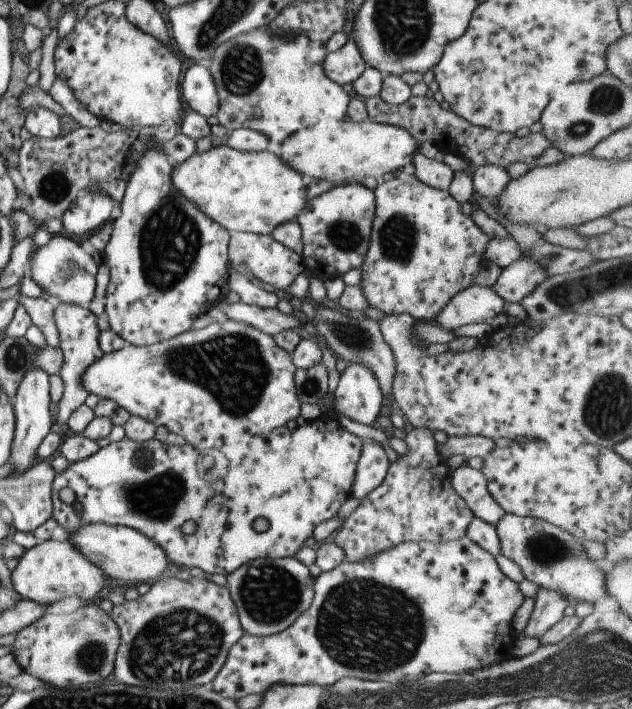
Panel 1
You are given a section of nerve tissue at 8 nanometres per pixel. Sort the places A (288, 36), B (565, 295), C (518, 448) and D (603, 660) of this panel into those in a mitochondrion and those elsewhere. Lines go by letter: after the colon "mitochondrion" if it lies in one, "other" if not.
A: other
B: mitochondrion
C: other
D: mitochondrion

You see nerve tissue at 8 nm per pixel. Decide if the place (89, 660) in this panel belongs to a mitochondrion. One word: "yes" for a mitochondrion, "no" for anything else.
yes

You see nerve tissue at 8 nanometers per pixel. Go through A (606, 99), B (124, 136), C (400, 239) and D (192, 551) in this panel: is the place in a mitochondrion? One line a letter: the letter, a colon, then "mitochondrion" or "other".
A: mitochondrion
B: other
C: mitochondrion
D: other

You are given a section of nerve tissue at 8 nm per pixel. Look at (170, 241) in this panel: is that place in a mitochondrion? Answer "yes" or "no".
yes

